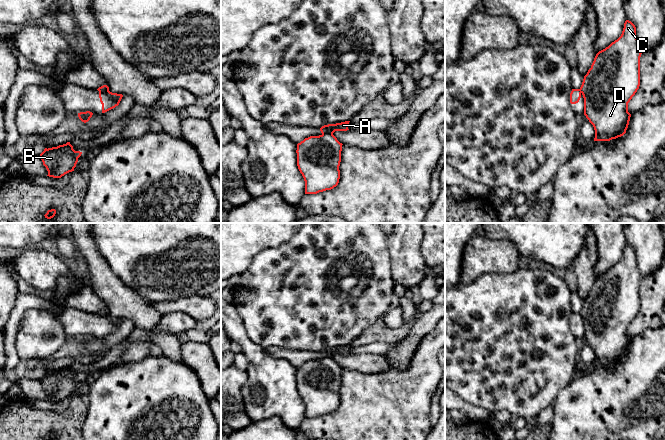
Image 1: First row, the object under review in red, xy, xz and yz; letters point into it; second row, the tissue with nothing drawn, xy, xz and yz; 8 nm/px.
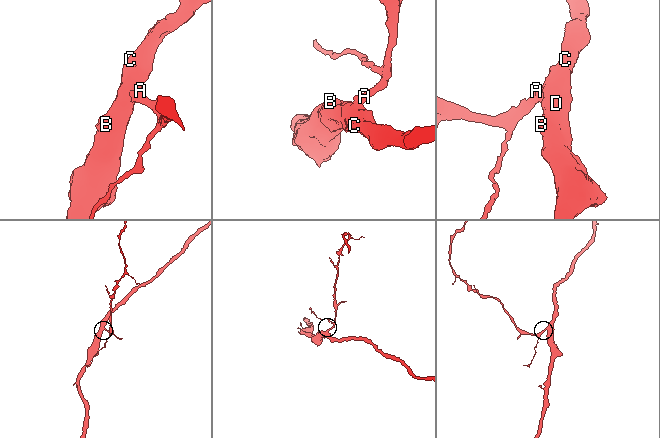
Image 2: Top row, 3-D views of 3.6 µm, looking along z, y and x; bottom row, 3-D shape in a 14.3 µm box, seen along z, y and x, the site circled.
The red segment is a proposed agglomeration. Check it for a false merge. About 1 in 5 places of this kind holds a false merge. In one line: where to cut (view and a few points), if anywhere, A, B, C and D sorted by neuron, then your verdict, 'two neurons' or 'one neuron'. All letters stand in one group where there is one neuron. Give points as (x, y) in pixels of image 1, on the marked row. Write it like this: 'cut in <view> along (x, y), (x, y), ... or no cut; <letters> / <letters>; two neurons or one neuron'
cut in xz along (332, 133), (322, 134); A / B C D; two neurons

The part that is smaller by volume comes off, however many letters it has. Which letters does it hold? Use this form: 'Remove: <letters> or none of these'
Remove: A

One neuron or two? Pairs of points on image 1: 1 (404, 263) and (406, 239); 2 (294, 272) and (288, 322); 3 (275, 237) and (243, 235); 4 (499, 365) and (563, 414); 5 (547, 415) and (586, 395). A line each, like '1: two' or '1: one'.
1: one
2: one
3: one
4: two
5: two

